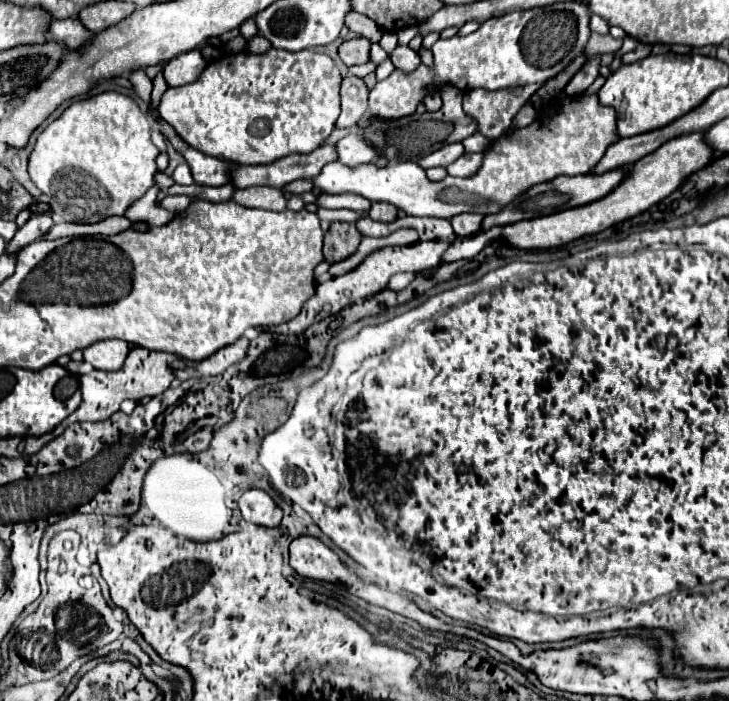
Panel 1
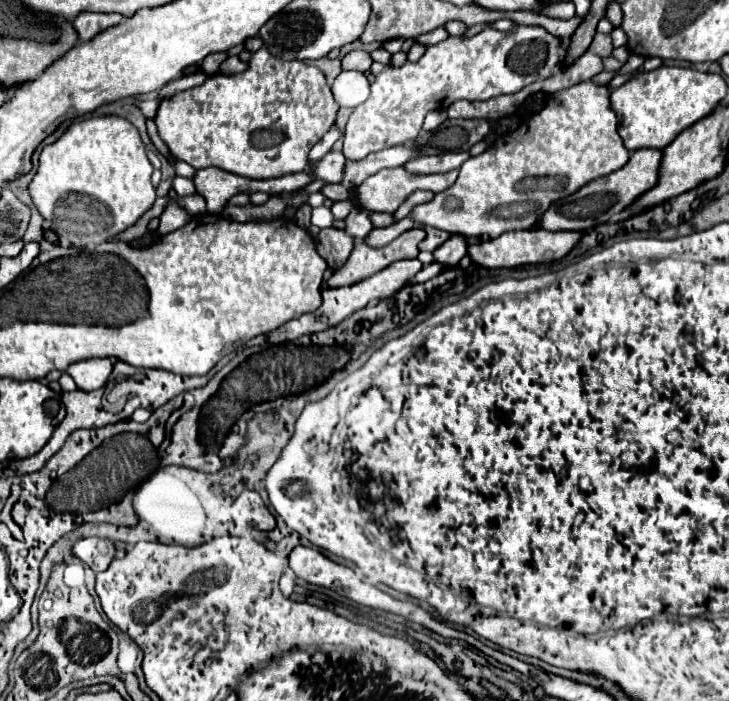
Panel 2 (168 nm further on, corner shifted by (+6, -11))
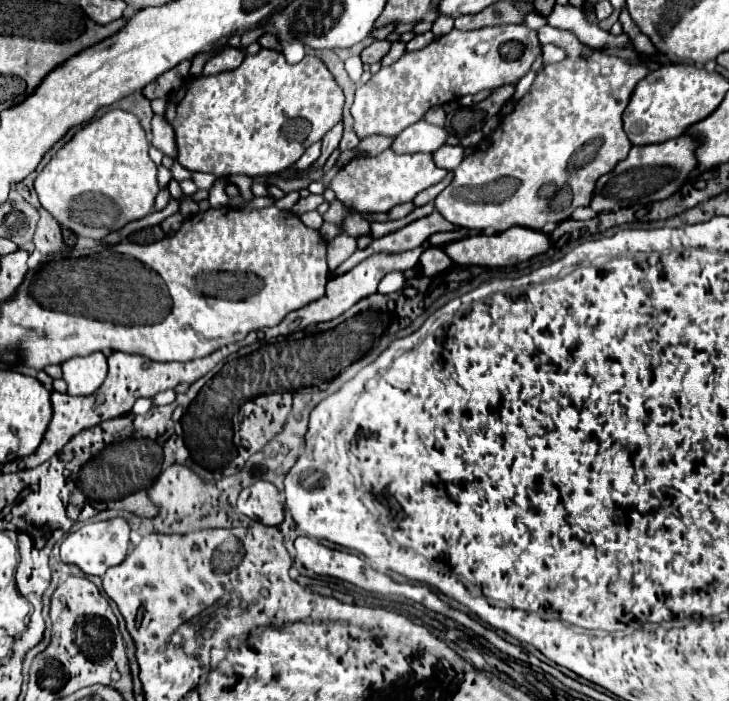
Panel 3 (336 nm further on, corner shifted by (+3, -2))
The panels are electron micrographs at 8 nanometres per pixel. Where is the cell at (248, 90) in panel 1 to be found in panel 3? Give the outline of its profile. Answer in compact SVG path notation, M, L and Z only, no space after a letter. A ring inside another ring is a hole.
M260 49L256 55L246 55L234 71L190 79L167 100L166 119L176 133L178 163L188 171L222 175L276 175L292 167L302 153L320 141L338 119L342 119L344 93L322 59L306 55L300 63L286 63L284 55L270 49Z

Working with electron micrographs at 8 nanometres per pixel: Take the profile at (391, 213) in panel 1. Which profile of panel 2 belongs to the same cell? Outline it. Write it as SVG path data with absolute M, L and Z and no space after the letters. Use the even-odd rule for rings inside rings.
M369 212L369 220L373 222L375 228L385 228L393 224L393 216L385 214L385 212Z

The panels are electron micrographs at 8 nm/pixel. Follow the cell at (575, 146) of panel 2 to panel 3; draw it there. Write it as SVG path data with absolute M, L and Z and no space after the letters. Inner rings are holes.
M550 25L540 27L538 37L540 41L550 41L562 47L566 51L566 59L556 65L548 65L540 75L536 75L528 93L514 101L514 111L506 115L500 127L456 167L452 183L434 201L442 217L458 227L478 229L482 233L490 231L490 235L498 235L516 225L540 231L548 221L564 221L574 213L576 207L590 205L596 181L610 173L618 161L626 159L632 147L622 129L622 113L636 85L648 75L648 67L606 55L600 49L580 43L574 33L554 29ZM564 193L568 195L566 207L554 209L552 201L558 201Z

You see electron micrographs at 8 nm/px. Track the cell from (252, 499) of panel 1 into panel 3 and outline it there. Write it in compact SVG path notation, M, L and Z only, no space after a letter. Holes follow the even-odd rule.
M266 481L246 487L238 497L238 509L246 517L264 525L280 525L284 521L284 503L280 491Z

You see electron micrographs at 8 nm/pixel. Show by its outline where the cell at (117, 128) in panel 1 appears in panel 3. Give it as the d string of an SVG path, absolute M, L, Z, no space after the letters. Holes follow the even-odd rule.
M112 109L104 113L100 119L94 119L86 127L82 127L36 177L34 189L40 205L64 229L70 229L78 237L88 237L94 241L104 239L110 231L116 231L126 223L142 219L154 211L154 197L160 187L156 181L156 165L148 157L148 149L150 145L146 133L136 115L122 109Z

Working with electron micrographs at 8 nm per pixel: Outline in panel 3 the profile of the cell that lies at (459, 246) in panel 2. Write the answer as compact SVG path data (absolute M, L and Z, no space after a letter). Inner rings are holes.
M428 247L418 263L420 263L420 275L424 277L436 277L438 273L442 273L452 265L450 257L446 257L442 247Z

